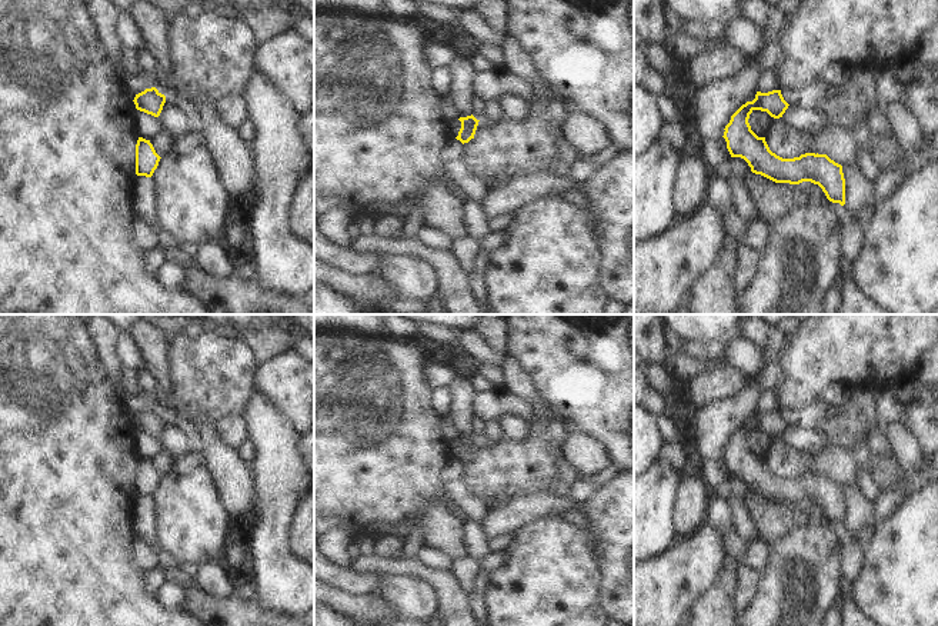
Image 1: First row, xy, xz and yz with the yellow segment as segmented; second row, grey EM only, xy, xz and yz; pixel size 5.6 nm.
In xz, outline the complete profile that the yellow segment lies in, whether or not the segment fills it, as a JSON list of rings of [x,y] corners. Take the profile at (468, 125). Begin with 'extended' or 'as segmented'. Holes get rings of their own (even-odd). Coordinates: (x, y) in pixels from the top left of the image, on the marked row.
as segmented; [[[473,114],[467,117],[460,117],[458,120],[461,121],[461,129],[455,139],[464,144],[468,143],[471,139],[474,139],[480,120],[477,120]]]

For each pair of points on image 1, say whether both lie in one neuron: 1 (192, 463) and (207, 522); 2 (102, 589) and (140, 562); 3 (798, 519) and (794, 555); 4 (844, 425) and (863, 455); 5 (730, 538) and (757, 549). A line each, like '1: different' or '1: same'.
1: same
2: different
3: different
4: different
5: different

